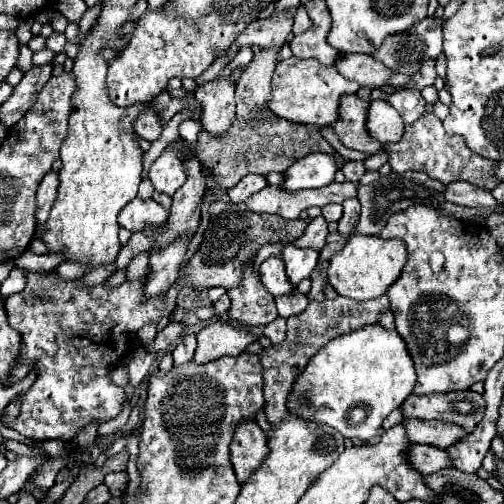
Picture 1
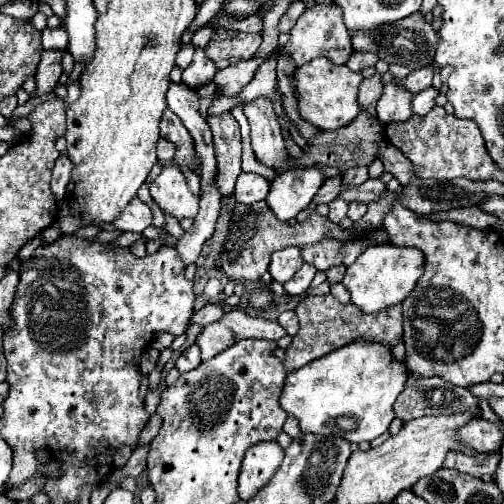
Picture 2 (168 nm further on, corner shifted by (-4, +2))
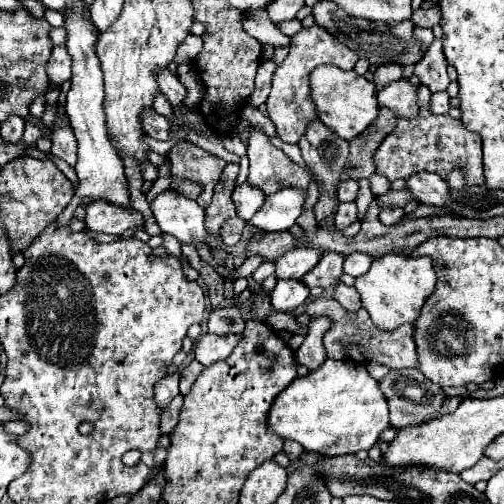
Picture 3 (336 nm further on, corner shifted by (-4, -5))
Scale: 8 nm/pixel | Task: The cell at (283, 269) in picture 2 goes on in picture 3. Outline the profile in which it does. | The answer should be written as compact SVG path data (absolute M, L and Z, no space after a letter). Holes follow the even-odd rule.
M297 247L285 255L281 255L275 261L275 277L277 279L301 279L305 273L309 273L321 259L321 251L317 249L305 249Z

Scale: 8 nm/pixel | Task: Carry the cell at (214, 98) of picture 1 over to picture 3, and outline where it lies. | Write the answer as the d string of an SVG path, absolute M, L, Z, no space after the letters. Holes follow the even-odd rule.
M227 163L223 173L221 173L221 179L215 187L213 201L205 209L205 227L207 227L209 233L217 233L225 219L235 217L235 207L233 207L233 201L231 201L231 193L235 189L237 175L239 175L239 165Z

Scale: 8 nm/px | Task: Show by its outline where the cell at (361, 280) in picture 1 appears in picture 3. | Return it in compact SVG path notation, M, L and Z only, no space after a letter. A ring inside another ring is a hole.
M383 255L377 257L365 275L355 279L355 289L361 295L363 307L371 315L371 321L383 329L393 331L403 323L415 323L425 299L437 285L437 275L429 257L405 257L405 255Z

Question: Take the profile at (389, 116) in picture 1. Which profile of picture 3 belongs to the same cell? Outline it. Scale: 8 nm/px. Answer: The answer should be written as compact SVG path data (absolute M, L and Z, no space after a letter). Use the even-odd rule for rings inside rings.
M399 79L399 81L393 81L393 83L385 85L377 93L377 99L379 99L381 107L387 107L387 109L395 111L399 117L411 119L419 113L417 89L419 87L411 85L409 79Z

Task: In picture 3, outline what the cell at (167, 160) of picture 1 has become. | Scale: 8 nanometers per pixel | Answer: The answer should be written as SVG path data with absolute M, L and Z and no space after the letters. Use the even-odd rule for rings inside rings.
M165 191L157 195L151 209L163 233L173 235L183 245L207 245L209 235L203 225L205 209L193 199L187 199L177 191Z

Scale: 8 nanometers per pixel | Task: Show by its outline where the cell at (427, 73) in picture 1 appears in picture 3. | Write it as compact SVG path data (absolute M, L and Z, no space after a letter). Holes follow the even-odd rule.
M419 87L419 113L417 117L409 119L407 123L397 123L395 131L385 137L379 149L373 155L377 173L387 177L389 181L395 179L409 179L419 171L431 171L441 175L443 179L453 167L461 167L465 177L471 185L479 185L483 179L483 159L481 159L481 139L479 135L467 131L459 119L450 115L433 115L429 111L431 91L429 87Z

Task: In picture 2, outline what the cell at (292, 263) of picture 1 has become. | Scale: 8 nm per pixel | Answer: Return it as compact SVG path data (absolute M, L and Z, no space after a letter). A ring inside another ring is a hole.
M303 264L303 266L299 268L299 272L295 272L295 276L293 276L289 282L283 284L285 292L291 294L291 296L303 294L303 292L311 286L311 280L313 280L315 272L317 272L317 270L315 270L311 264Z

